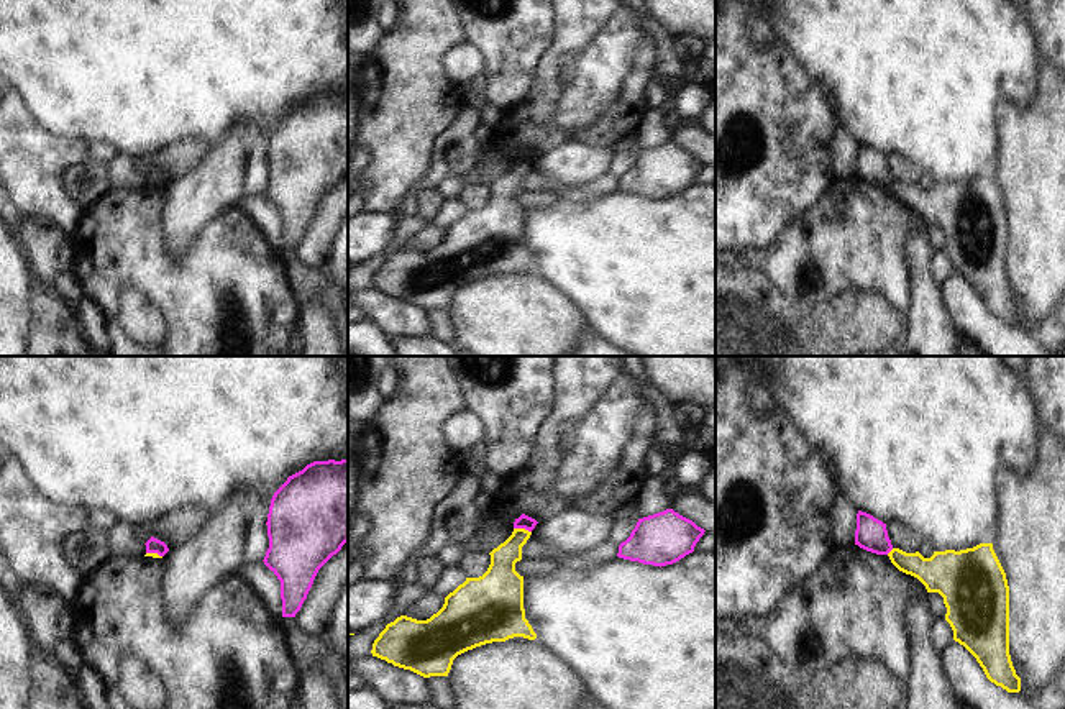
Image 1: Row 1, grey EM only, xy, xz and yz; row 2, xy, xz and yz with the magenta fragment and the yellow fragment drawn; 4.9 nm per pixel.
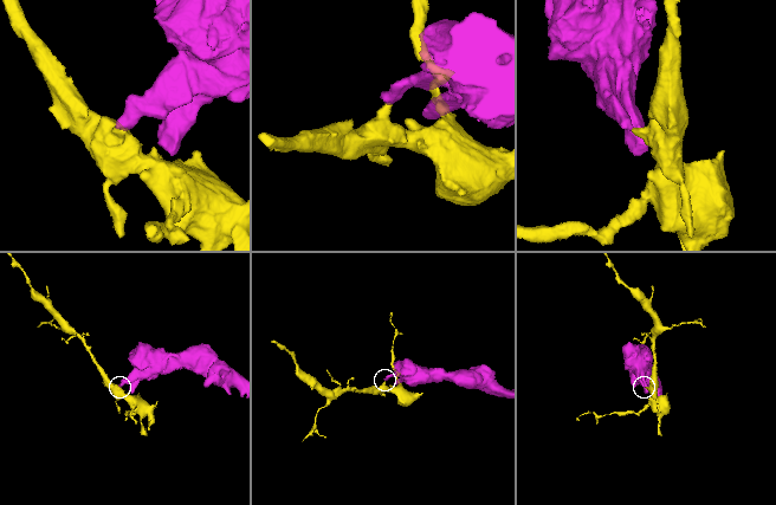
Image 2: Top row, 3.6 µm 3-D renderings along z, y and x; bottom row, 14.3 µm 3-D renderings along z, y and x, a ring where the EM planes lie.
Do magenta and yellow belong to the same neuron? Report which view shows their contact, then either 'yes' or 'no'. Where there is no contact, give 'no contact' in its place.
xz | no

